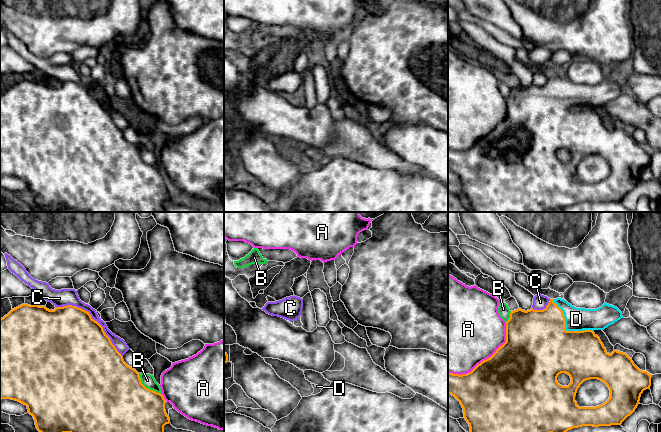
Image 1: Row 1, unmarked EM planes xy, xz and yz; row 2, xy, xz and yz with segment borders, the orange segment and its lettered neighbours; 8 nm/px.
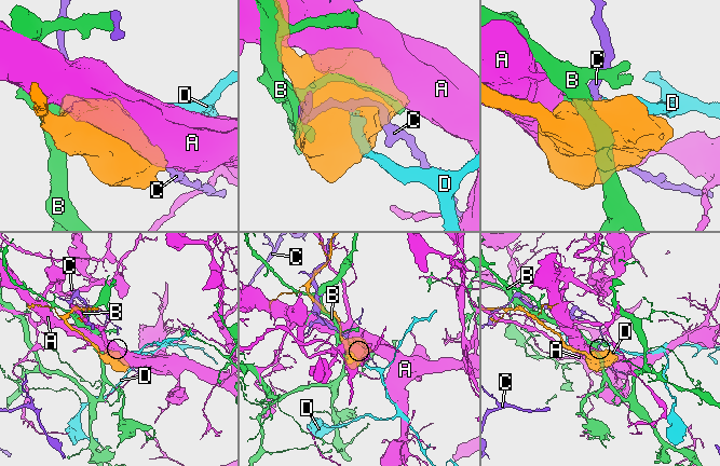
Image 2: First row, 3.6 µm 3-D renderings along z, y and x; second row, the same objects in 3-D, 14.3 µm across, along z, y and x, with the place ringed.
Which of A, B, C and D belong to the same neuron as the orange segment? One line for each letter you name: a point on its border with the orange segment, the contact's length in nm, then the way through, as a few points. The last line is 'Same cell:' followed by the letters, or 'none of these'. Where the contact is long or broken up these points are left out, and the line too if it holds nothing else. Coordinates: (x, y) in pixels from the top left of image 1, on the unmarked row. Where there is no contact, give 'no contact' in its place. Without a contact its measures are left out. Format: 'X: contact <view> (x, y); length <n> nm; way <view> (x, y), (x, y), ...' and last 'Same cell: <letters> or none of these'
D: contact yz (564, 104); length 420 nm; way yz (540, 124), (564, 104), (576, 95)
Same cell: D

